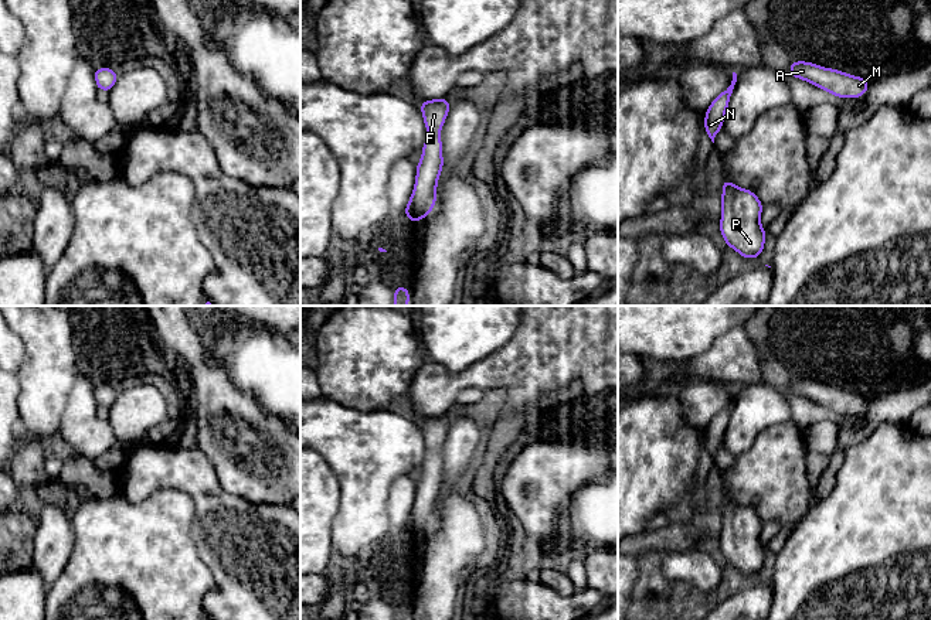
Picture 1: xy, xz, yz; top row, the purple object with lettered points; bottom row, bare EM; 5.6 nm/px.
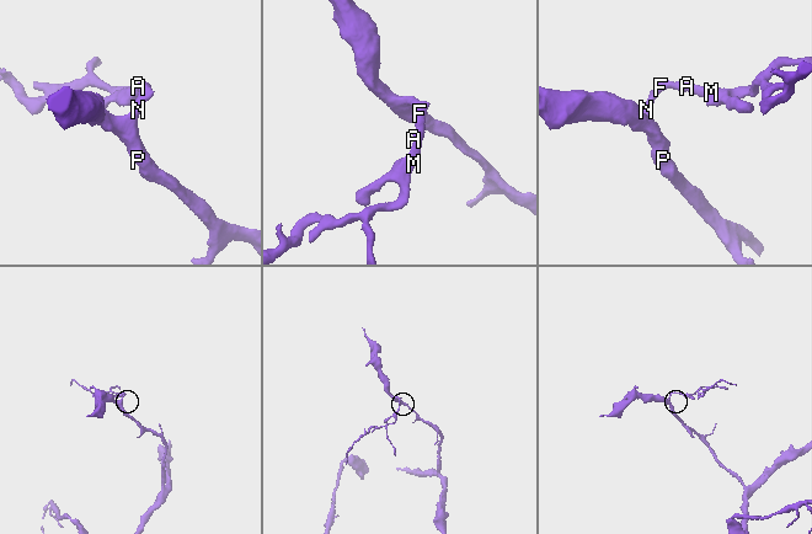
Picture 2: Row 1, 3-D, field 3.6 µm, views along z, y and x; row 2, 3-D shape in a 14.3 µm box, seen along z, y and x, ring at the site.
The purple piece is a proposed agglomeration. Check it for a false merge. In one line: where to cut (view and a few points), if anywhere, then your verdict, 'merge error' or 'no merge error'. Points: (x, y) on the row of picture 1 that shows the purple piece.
no cut | no merge error

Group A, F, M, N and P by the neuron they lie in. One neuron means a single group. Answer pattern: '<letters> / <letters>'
A F M N P

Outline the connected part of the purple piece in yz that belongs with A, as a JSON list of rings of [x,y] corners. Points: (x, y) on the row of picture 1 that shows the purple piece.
[[[792,61],[789,74],[808,81],[839,98],[859,98],[867,92],[866,78],[857,78],[836,69],[822,68],[811,62]]]

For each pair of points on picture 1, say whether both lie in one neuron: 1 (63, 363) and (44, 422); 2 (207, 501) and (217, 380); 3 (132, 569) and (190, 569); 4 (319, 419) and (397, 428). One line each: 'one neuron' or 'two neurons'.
1: one neuron
2: two neurons
3: one neuron
4: one neuron

